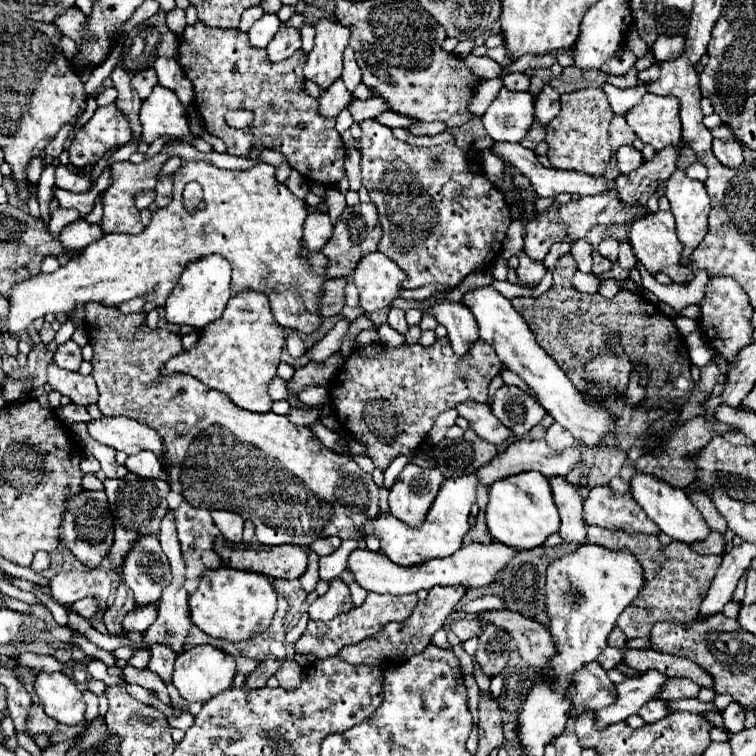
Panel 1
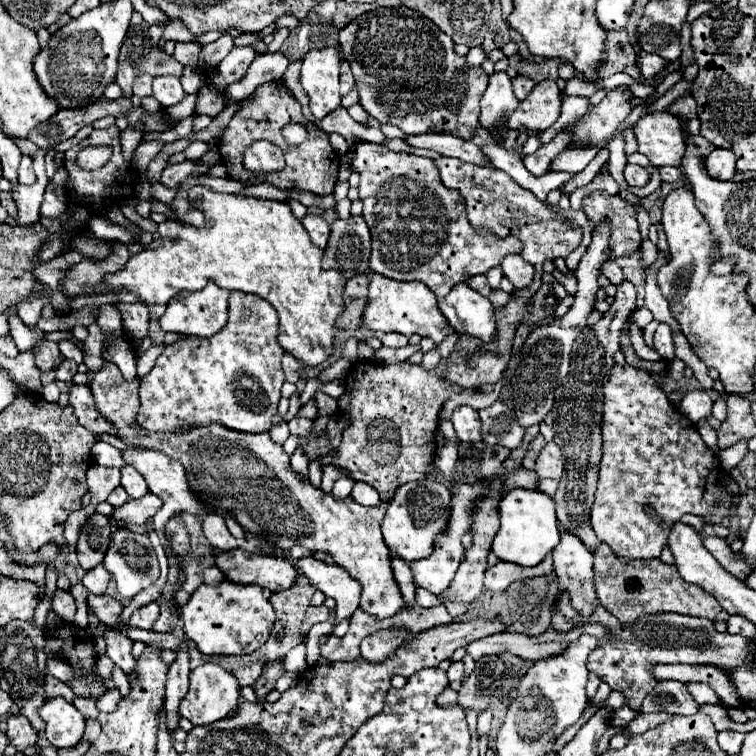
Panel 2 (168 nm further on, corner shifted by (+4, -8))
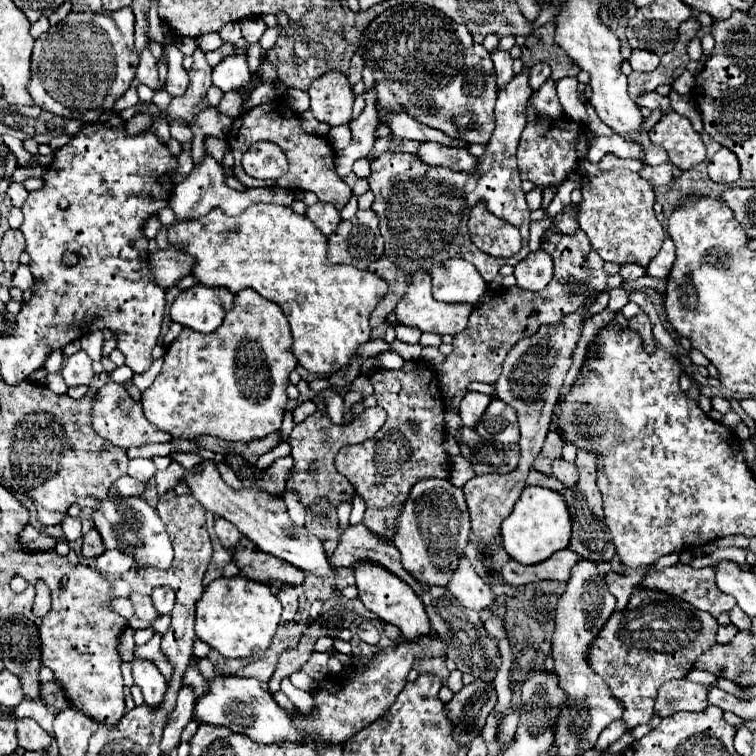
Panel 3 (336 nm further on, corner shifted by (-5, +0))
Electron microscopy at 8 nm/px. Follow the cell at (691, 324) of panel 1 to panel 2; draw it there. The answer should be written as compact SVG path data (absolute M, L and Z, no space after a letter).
M656 260L646 276L646 298L644 298L644 306L652 312L652 316L660 322L670 324L671 329L680 330L680 324L674 322L674 318L670 316L670 308L666 304L666 298L662 296L662 292L658 292L658 284L656 284L656 274L660 270L660 266L664 266L666 260Z

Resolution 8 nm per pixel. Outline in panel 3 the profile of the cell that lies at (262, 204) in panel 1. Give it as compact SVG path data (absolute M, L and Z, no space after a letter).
M253 204L239 216L225 216L221 210L211 210L199 220L187 220L173 224L169 230L169 244L187 252L195 258L191 274L205 286L227 288L237 294L243 288L251 288L263 298L275 302L285 314L291 334L295 338L293 354L299 364L315 374L337 374L345 372L353 356L359 356L359 346L371 340L369 316L387 294L387 282L367 270L359 270L347 264L327 262L327 236L307 218L295 214L289 206L277 204Z

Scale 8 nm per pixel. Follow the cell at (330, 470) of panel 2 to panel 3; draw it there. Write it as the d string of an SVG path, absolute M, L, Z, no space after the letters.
M375 406L375 408L367 408L357 420L353 420L351 424L333 424L327 412L315 410L309 418L305 418L301 424L297 424L289 436L289 446L291 446L291 456L293 456L293 466L289 470L289 478L285 482L287 490L295 490L299 496L299 502L309 510L311 504L315 504L315 500L327 498L331 500L331 504L335 504L335 508L341 502L353 502L355 490L351 488L349 480L339 474L333 466L333 460L337 456L337 452L347 446L347 444L359 444L365 442L369 438L375 436L375 432L385 424L385 412L383 408Z

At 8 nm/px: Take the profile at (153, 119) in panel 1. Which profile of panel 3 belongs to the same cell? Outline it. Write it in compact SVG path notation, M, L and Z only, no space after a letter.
M227 56L213 68L213 84L221 92L235 92L235 88L247 88L251 82L251 72L243 56Z

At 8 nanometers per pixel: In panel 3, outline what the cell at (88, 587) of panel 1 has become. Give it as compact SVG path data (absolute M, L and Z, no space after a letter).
M105 550L101 556L97 556L97 570L111 580L131 570L133 566L135 566L135 560L131 560L131 556L127 556L121 550Z

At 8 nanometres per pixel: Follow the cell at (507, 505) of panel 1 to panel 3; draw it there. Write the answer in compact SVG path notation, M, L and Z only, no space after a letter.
M527 486L521 492L513 512L503 520L501 538L507 554L525 566L539 564L547 560L551 554L565 550L571 538L571 516L563 496L541 486Z

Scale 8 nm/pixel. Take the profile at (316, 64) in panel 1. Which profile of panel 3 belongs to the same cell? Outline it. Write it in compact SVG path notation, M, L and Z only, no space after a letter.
M327 72L313 82L309 90L311 112L319 122L333 126L349 124L353 108L353 92L349 80L341 72Z

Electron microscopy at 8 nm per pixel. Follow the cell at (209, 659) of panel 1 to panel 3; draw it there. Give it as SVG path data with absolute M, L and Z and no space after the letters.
M217 676L211 680L209 694L197 700L197 716L207 724L223 724L239 734L249 736L259 744L279 744L291 742L297 744L307 740L307 732L291 722L291 716L273 700L273 696L263 688L263 684L255 678L239 678L239 676Z

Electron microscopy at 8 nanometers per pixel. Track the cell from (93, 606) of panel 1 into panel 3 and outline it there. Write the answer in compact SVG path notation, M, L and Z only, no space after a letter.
M131 592L129 600L135 604L135 616L141 618L141 620L147 620L147 622L153 622L159 614L155 612L155 606L151 604L151 598L149 596L143 596L139 592Z

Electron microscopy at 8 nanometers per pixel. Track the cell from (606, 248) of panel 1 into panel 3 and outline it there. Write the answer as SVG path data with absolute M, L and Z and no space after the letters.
M623 264L619 274L621 274L625 280L637 280L637 278L645 276L645 270L643 270L641 266L637 266L637 264Z

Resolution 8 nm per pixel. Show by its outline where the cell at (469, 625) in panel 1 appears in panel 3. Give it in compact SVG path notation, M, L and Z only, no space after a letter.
M633 588L629 600L629 628L627 610L613 612L589 652L589 664L605 680L615 698L623 702L623 722L627 730L647 724L653 716L655 696L661 684L689 674L697 656L715 644L717 620L709 612L701 612L679 598L665 598L659 602L659 592Z

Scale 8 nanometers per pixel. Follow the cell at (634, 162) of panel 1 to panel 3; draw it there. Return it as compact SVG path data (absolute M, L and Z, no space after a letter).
M661 164L661 166L643 166L639 172L641 178L645 178L651 186L663 186L673 180L673 166L671 164Z

